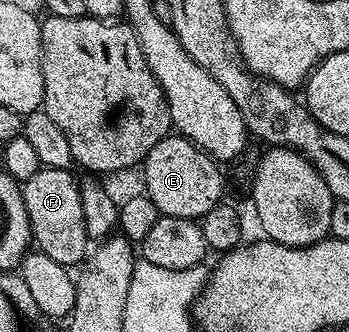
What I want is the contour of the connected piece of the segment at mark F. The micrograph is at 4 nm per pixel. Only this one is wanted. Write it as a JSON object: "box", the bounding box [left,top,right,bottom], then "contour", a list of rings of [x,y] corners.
{"box":[20,166,91,269],"contour":[[[43,166],[32,178],[27,178],[20,185],[23,194],[23,206],[27,206],[29,234],[36,251],[47,255],[52,261],[72,269],[73,264],[80,265],[91,251],[91,241],[87,234],[87,222],[83,222],[83,198],[78,177],[73,177],[65,168]]]}

